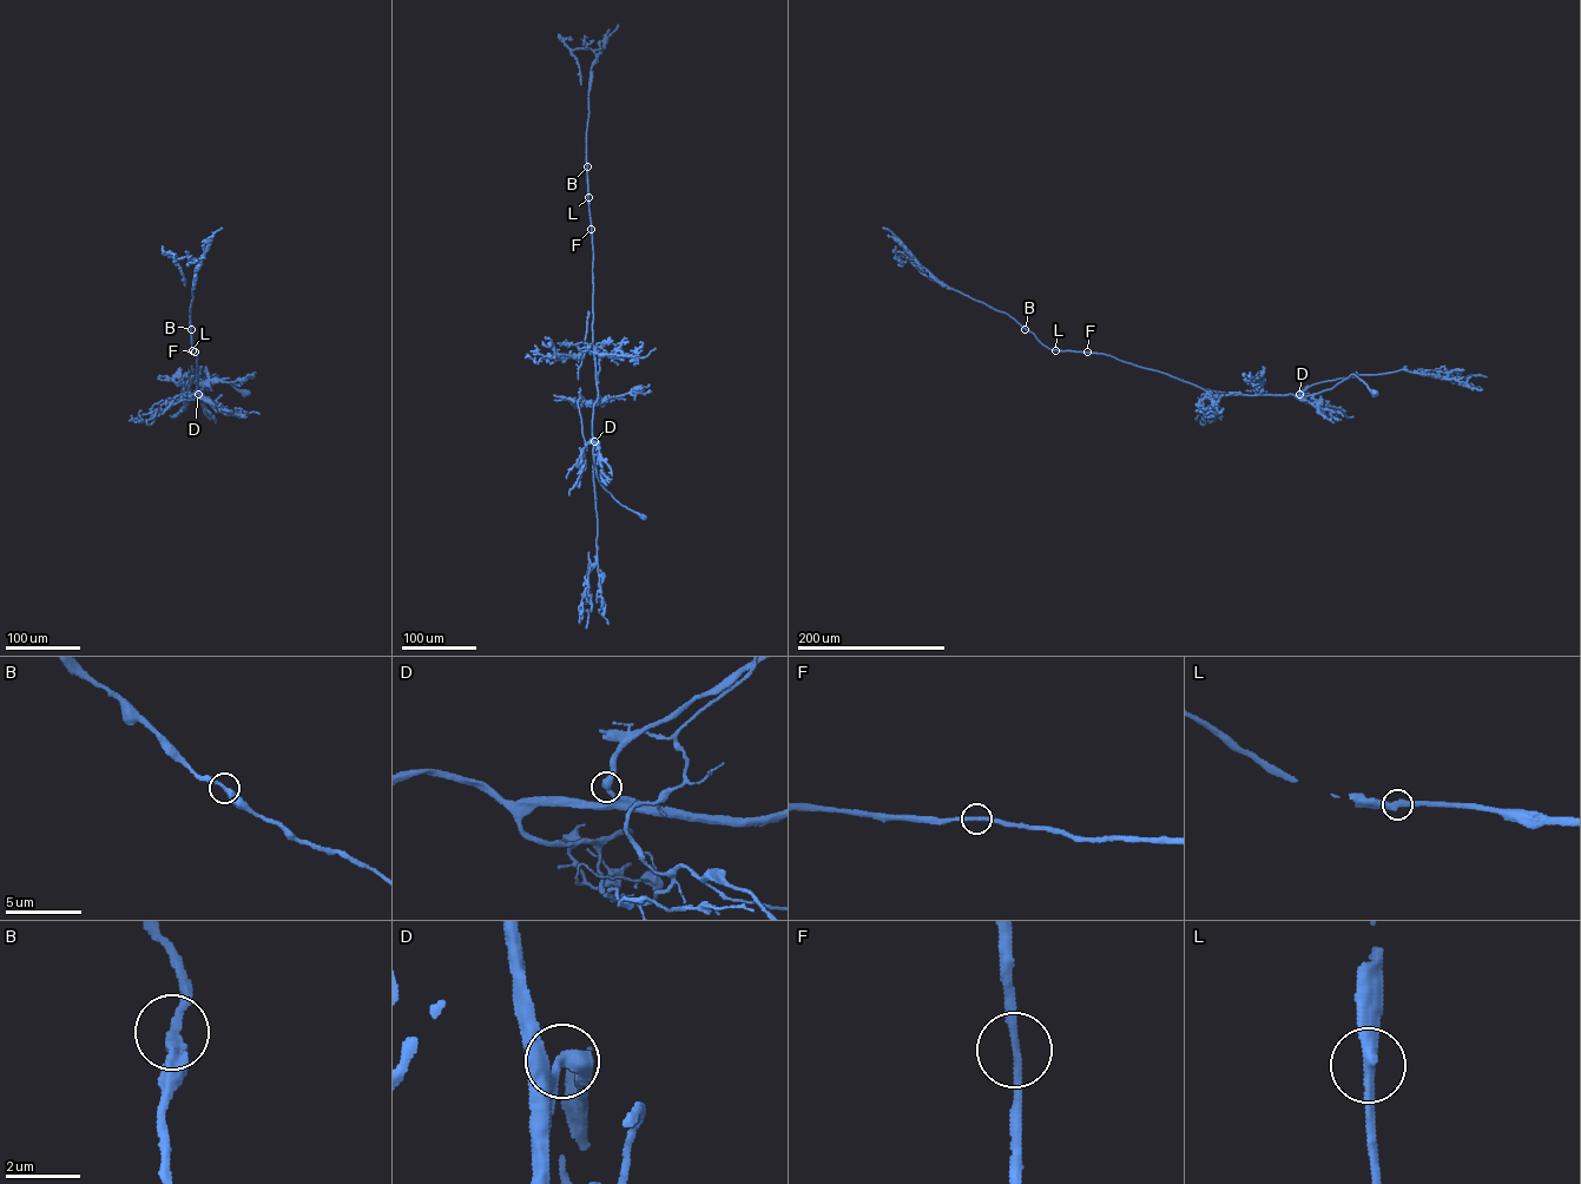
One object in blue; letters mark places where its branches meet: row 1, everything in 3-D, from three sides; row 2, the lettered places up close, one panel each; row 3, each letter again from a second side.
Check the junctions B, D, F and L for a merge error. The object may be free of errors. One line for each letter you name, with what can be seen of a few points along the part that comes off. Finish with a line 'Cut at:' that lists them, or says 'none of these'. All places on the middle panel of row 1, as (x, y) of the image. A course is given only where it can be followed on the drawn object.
Cut at: none of these

